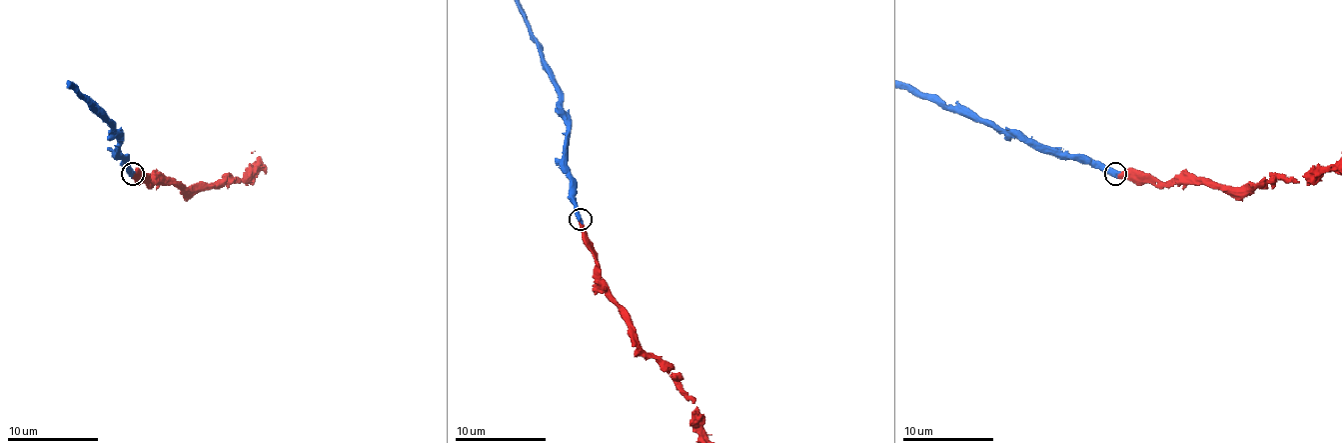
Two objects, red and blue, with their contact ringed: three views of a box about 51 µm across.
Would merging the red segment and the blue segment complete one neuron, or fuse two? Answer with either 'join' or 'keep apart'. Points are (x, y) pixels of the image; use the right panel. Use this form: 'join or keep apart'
join

